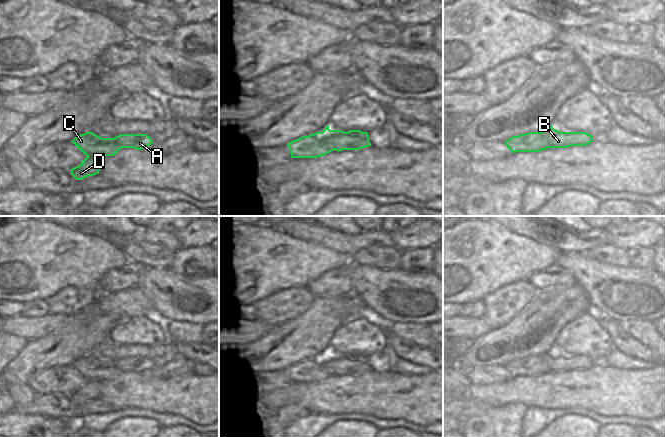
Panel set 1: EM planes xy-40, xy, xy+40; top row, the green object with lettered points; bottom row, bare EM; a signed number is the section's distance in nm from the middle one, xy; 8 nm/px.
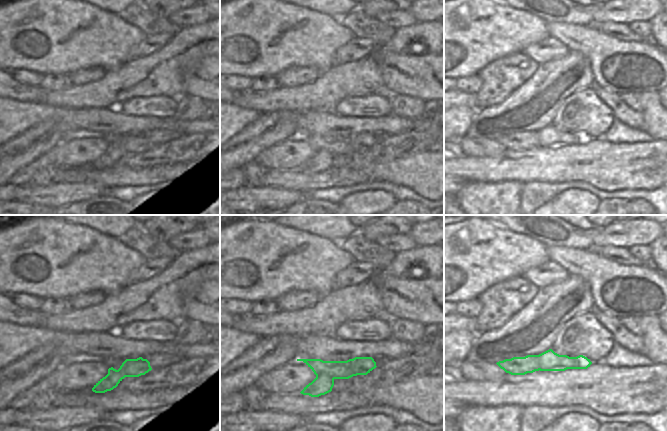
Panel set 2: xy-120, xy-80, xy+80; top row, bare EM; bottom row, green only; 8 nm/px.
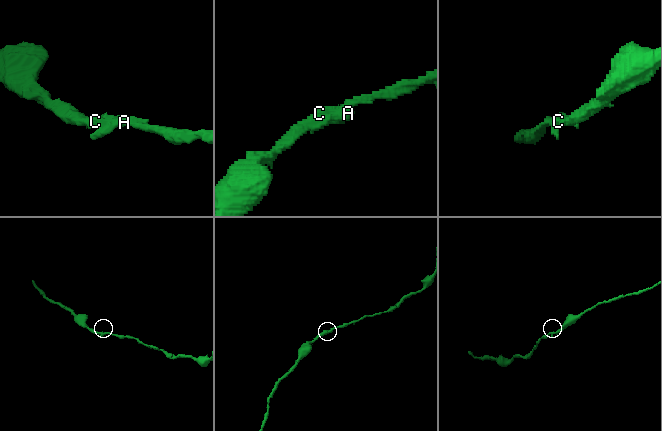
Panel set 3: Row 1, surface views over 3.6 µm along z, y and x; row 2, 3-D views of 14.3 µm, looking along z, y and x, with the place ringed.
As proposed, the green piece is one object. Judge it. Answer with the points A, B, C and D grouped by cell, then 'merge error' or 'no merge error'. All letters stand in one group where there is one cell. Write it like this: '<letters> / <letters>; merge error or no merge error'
A B C D; no merge error

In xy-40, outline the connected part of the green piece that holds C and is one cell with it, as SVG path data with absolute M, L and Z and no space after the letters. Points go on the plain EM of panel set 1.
M90 355L76 360L71 366L87 380L70 394L76 404L99 398L102 380L114 380L121 372L141 374L153 367L147 358L120 358L114 362L102 362Z

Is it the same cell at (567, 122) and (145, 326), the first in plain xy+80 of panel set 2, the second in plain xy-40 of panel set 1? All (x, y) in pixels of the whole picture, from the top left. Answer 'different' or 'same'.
same

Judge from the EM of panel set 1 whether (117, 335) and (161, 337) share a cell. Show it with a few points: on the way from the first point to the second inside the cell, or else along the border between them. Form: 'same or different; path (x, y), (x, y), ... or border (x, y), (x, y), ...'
same; path (128, 335), (150, 335)

